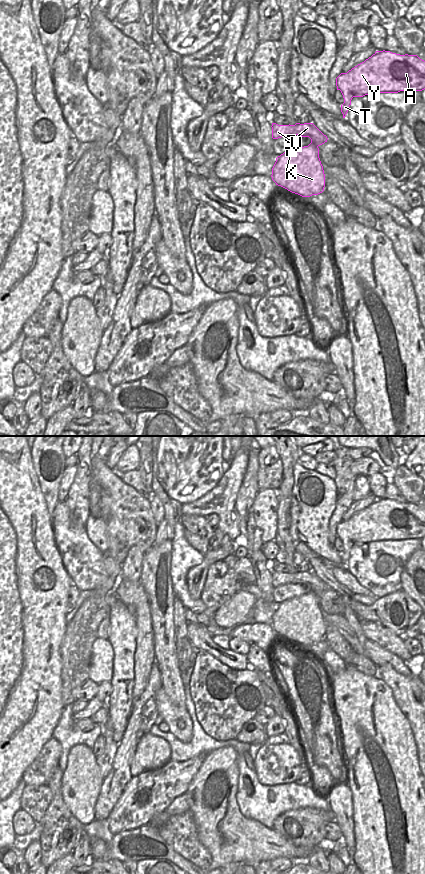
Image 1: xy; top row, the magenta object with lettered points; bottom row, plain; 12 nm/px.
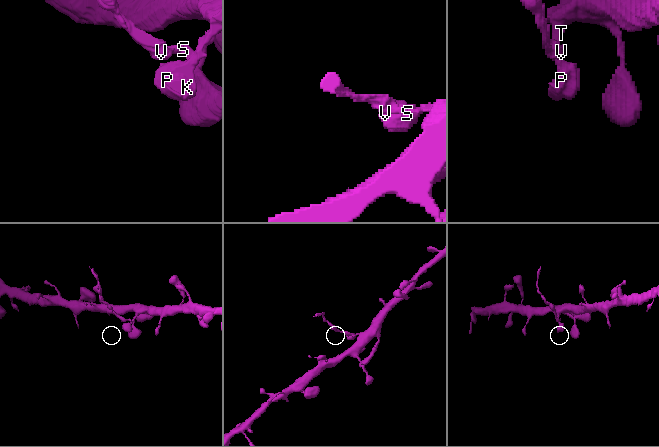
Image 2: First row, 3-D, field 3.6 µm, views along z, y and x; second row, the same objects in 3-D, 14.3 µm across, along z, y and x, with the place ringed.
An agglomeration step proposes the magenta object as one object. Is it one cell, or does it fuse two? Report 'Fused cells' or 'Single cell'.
Single cell

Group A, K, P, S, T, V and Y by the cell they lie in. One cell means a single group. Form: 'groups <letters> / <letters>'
groups A K P S T V Y

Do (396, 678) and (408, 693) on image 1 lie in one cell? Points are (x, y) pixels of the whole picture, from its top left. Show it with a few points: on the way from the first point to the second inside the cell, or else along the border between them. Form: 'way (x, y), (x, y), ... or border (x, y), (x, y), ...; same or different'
way (399, 682), (404, 689); same

